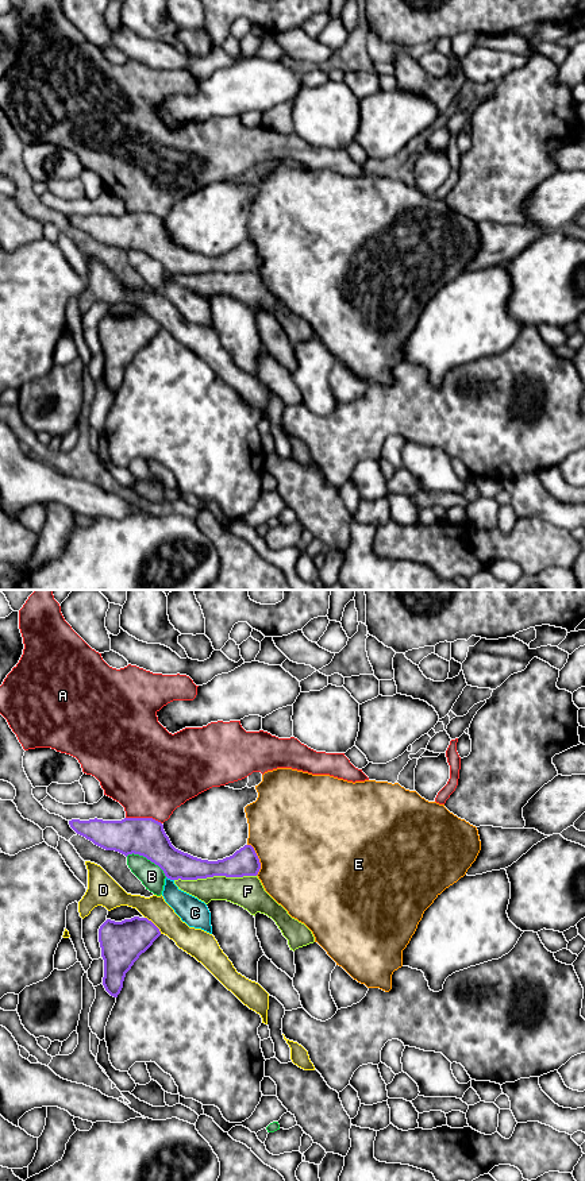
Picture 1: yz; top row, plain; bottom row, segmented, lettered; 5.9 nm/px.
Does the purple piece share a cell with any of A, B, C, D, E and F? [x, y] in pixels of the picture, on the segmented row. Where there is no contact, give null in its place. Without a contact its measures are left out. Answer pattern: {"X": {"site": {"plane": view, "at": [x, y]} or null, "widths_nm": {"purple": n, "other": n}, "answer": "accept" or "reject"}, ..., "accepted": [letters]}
{"A": {"site": {"plane": "yz", "at": [143, 818]}, "widths_nm": {"purple": 220, "other": 480}, "answer": "reject"}, "B": {"site": {"plane": "yz", "at": [147, 859]}, "widths_nm": {"purple": 220, "other": 140}, "answer": "reject"}, "C": {"site": {"plane": "yz", "at": [170, 879]}, "widths_nm": {"purple": 190, "other": 160}, "answer": "reject"}, "D": {"site": {"plane": "yz", "at": [154, 925]}, "widths_nm": {"purple": 260, "other": 150}, "answer": "reject"}, "E": {"site": {"plane": "yz", "at": [258, 859]}, "widths_nm": {"purple": 160, "other": 500}, "answer": "reject"}, "F": {"site": {"plane": "yz", "at": [215, 875]}, "widths_nm": {"purple": 170, "other": 190}, "answer": "accept"}, "accepted": ["F"]}

